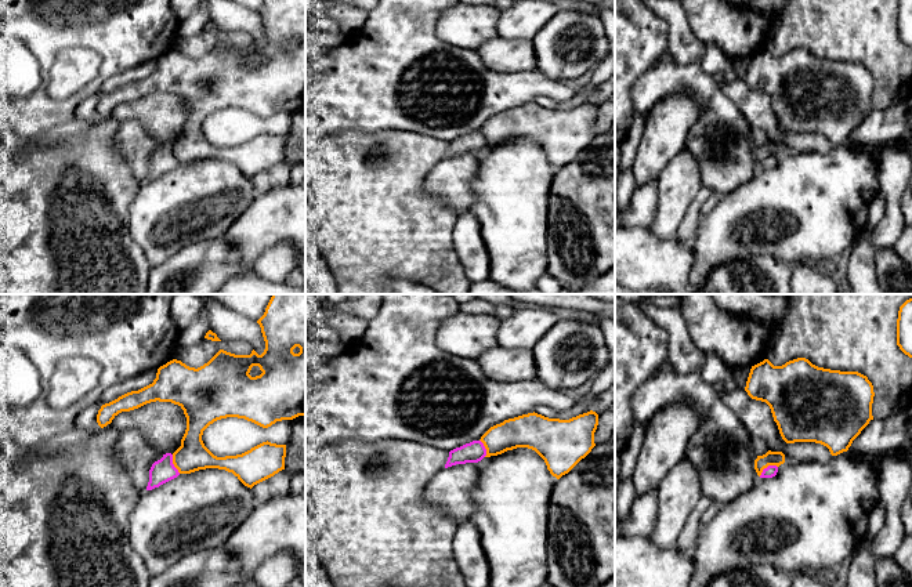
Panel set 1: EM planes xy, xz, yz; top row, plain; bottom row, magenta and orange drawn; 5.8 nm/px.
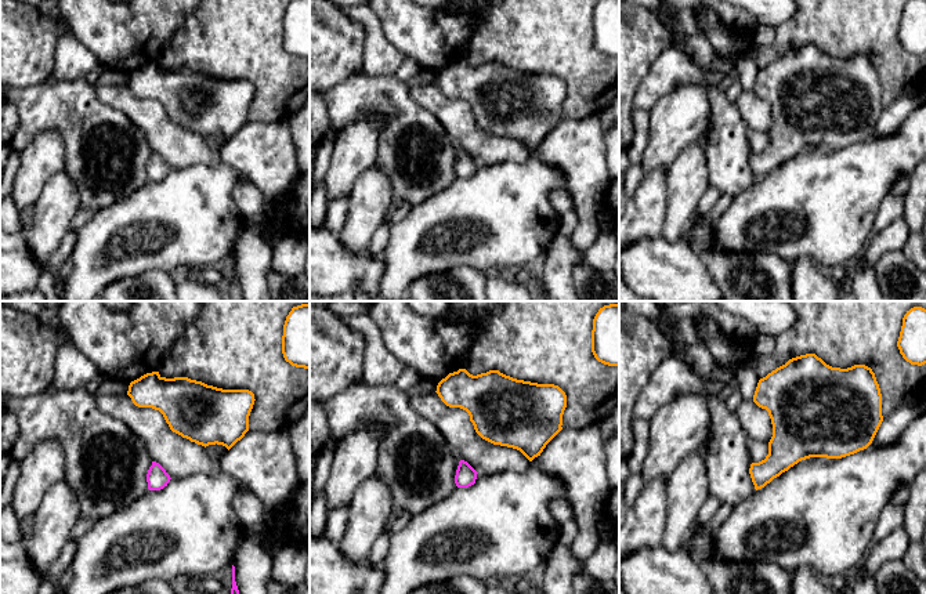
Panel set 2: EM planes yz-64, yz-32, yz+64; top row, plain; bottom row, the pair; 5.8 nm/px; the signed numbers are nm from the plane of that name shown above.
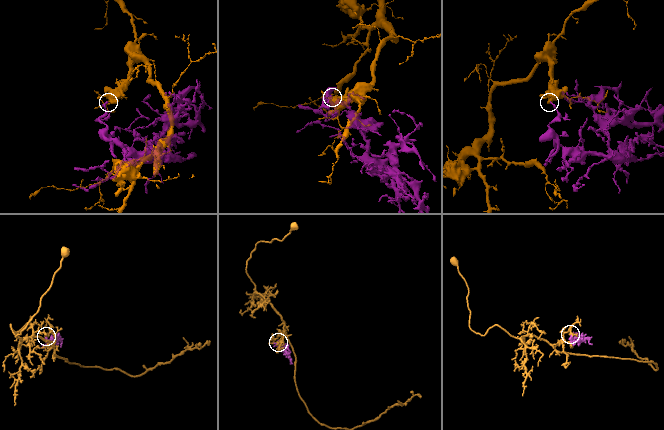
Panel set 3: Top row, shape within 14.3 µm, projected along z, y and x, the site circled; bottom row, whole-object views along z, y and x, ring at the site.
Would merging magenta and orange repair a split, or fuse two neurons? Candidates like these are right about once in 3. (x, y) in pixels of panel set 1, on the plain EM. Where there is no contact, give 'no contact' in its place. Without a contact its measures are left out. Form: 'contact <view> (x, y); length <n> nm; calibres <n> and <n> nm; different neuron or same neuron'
contact yz (767, 158); length 130 nm; calibres 70 and 80 nm; different neuron

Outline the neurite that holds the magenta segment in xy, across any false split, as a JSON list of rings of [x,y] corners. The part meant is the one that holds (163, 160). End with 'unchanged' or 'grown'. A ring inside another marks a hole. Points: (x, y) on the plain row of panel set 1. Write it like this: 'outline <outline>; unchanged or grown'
outline [[[166,144],[160,151],[152,155],[146,181],[159,178],[160,175],[177,169],[178,166],[180,163],[173,155],[173,145]]]; unchanged

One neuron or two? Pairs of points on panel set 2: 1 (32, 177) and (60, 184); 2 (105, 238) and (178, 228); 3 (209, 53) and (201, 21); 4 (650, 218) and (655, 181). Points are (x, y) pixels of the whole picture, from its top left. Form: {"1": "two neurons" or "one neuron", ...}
{"1": "two neurons", "2": "one neuron", "3": "one neuron", "4": "one neuron"}

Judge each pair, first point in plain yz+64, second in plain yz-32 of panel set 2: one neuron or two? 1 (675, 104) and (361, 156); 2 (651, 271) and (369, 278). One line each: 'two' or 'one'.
1: one
2: one

